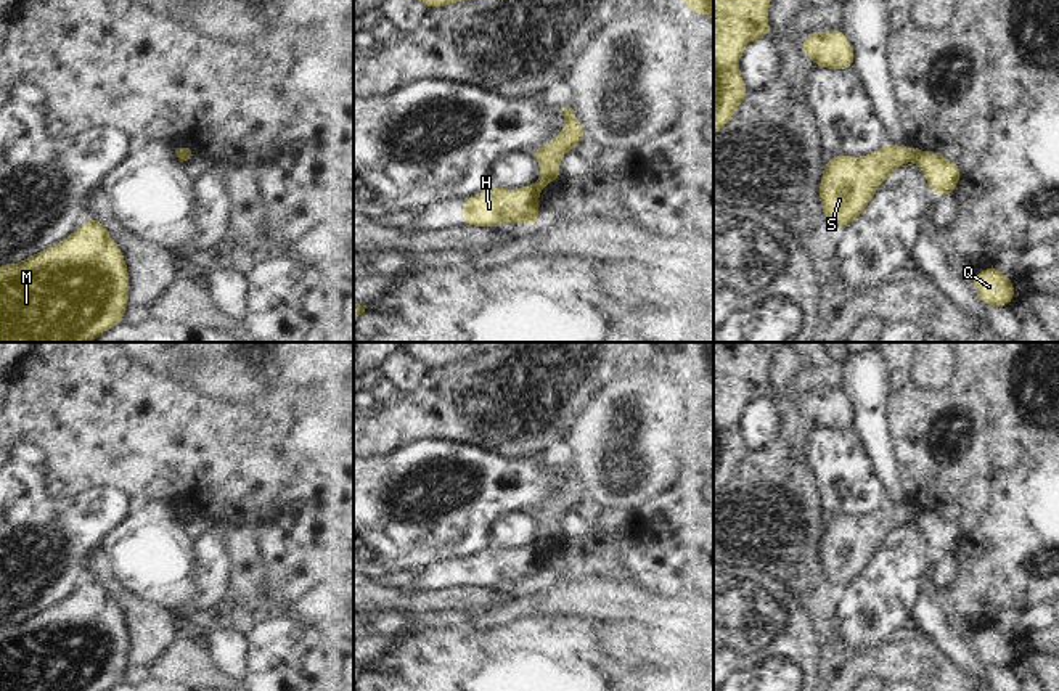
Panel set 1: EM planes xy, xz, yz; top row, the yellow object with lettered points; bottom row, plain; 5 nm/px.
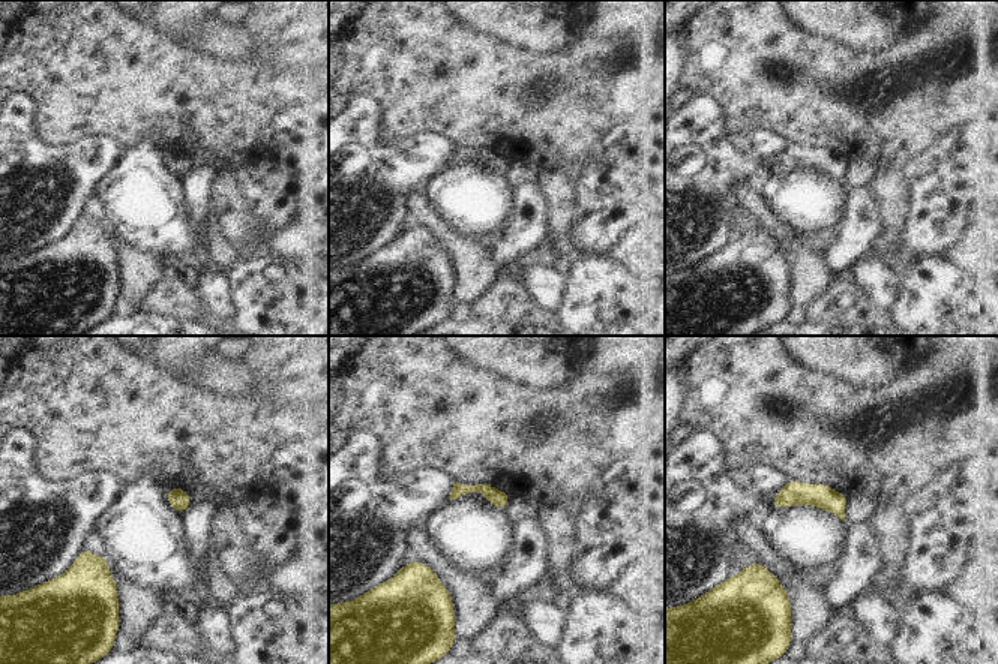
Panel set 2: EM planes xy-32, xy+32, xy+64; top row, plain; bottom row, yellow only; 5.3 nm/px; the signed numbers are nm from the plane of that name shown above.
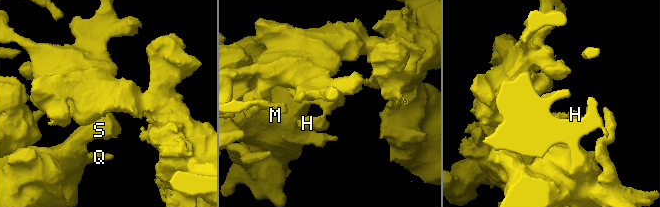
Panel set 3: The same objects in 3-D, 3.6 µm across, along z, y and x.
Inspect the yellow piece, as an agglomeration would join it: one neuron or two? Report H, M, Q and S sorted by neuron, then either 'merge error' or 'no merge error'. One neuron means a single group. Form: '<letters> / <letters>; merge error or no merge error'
H / M Q S; merge error

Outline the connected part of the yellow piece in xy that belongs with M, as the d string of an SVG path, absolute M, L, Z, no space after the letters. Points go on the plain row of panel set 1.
M87 577L63 601L18 622L0 625L0 691L108 691L122 683L129 665L129 628L106 587Z

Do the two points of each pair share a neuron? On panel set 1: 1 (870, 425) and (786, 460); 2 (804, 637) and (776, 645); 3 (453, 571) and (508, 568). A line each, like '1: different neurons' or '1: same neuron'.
1: different neurons
2: same neuron
3: same neuron

